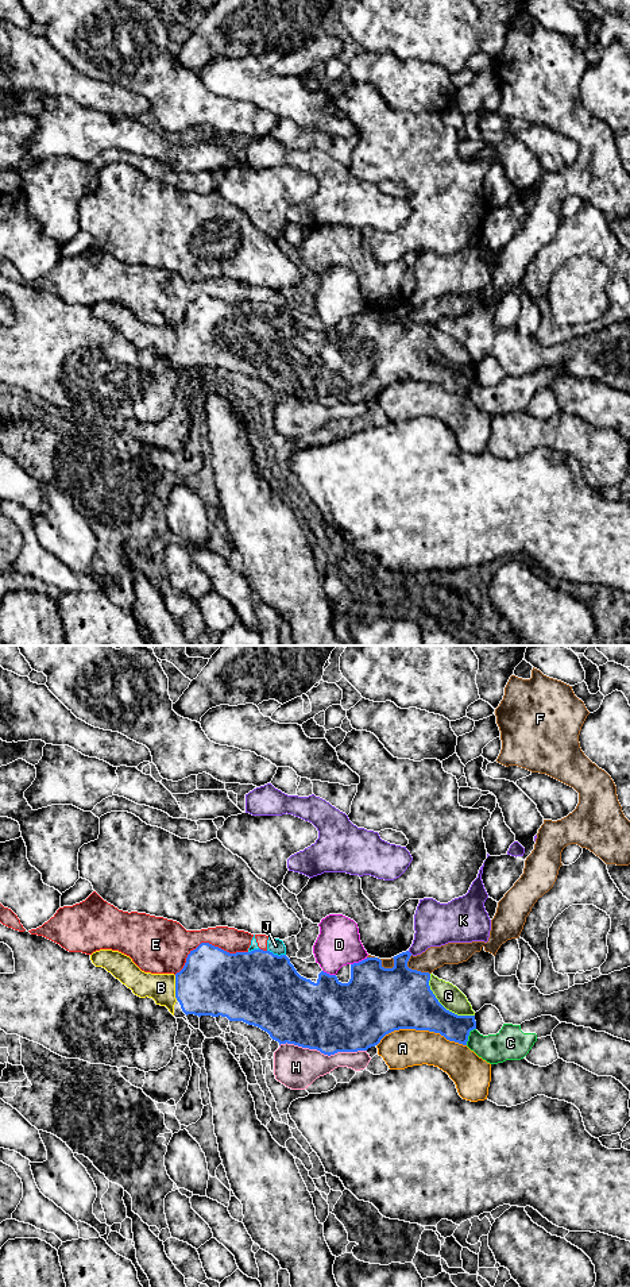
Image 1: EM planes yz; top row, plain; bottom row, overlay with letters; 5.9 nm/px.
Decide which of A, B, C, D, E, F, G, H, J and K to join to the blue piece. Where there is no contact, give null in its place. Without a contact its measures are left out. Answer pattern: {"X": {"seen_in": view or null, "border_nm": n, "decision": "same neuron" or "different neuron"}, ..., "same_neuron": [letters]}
{"A": {"seen_in": "yz", "border_nm": 550, "decision": "different neuron"}, "B": {"seen_in": "yz", "border_nm": 150, "decision": "same neuron"}, "C": {"seen_in": "yz", "border_nm": 120, "decision": "different neuron"}, "D": {"seen_in": "yz", "border_nm": 110, "decision": "different neuron"}, "E": {"seen_in": "yz", "border_nm": 460, "decision": "different neuron"}, "F": {"seen_in": "yz", "border_nm": 170, "decision": "different neuron"}, "G": {"seen_in": "yz", "border_nm": 380, "decision": "different neuron"}, "H": {"seen_in": "yz", "border_nm": 500, "decision": "different neuron"}, "J": {"seen_in": "yz", "border_nm": 120, "decision": "different neuron"}, "K": {"seen_in": "yz", "border_nm": 40, "decision": "different neuron"}, "same_neuron": ["B"]}

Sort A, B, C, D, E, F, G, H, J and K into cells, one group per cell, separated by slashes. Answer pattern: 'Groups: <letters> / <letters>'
Groups: A / B / C H / D / E J / F / G / K

